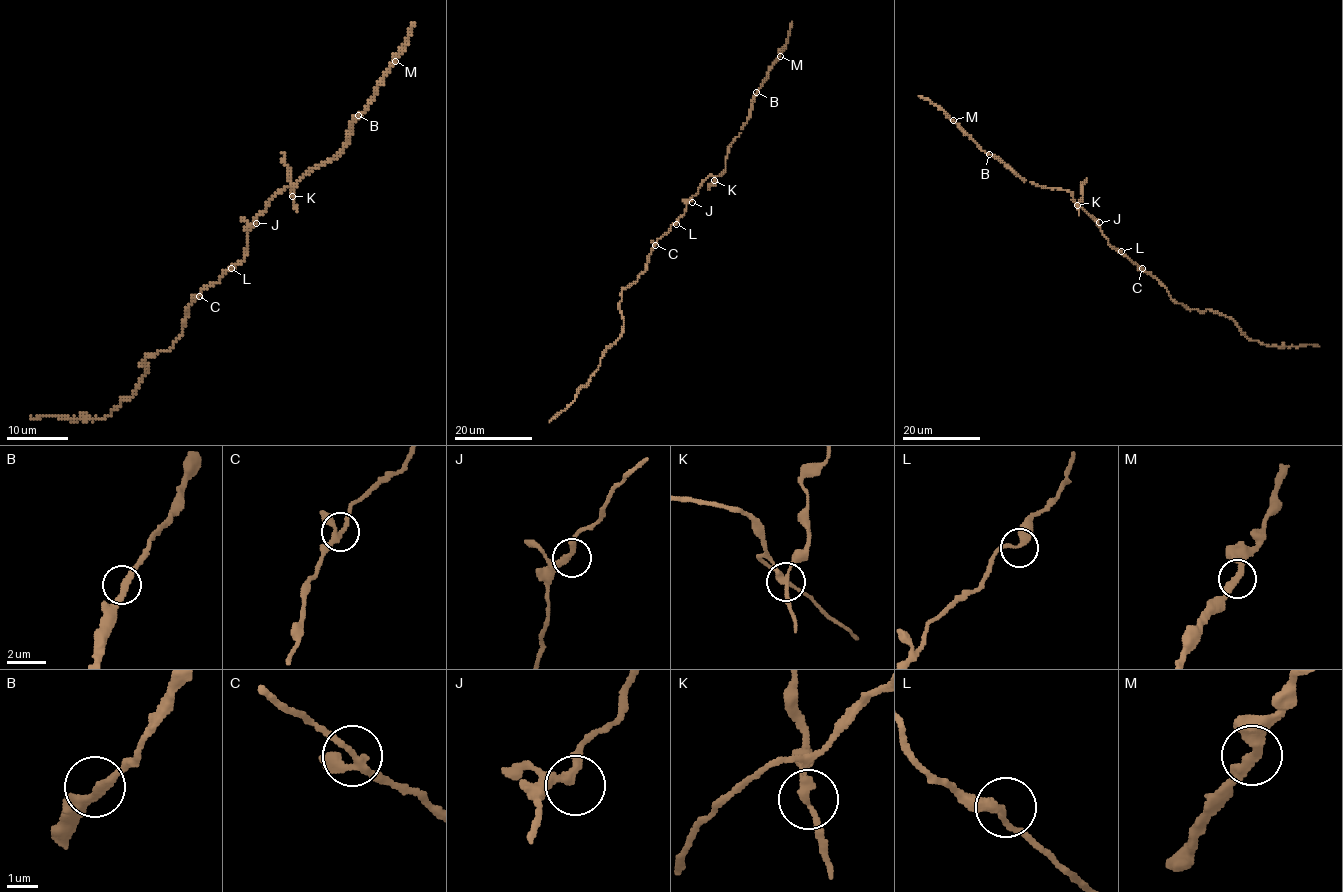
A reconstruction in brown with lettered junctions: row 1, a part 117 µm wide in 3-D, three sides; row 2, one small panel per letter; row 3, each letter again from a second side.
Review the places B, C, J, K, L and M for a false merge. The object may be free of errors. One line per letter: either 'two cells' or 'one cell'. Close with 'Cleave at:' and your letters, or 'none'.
B: one cell
C: one cell
J: one cell
K: two cells
L: one cell
M: one cell
Cleave at: K

